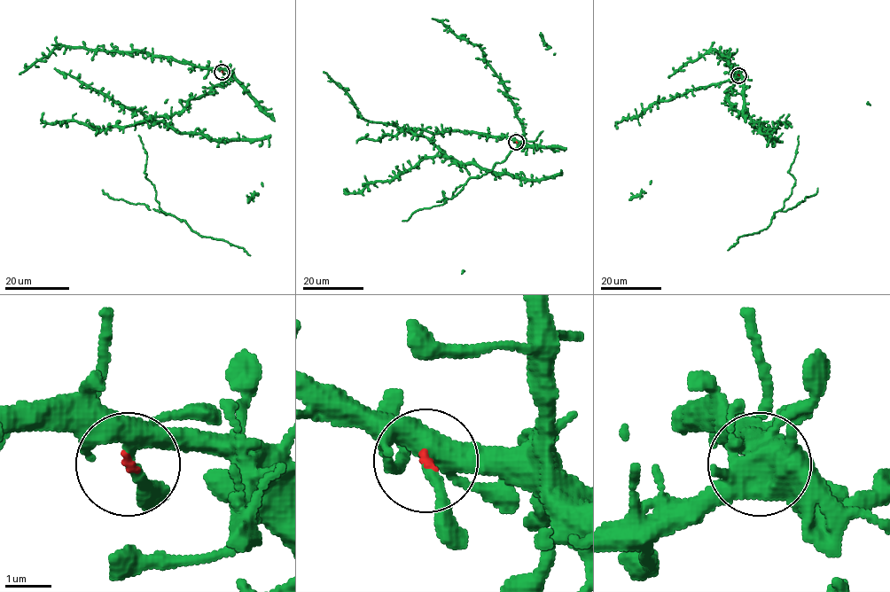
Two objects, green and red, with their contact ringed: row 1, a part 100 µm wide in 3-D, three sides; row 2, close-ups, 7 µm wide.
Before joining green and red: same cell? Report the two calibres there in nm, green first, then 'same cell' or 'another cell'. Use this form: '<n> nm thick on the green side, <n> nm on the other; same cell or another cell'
320 nm thick on the green side, 70 nm on the other; same cell

